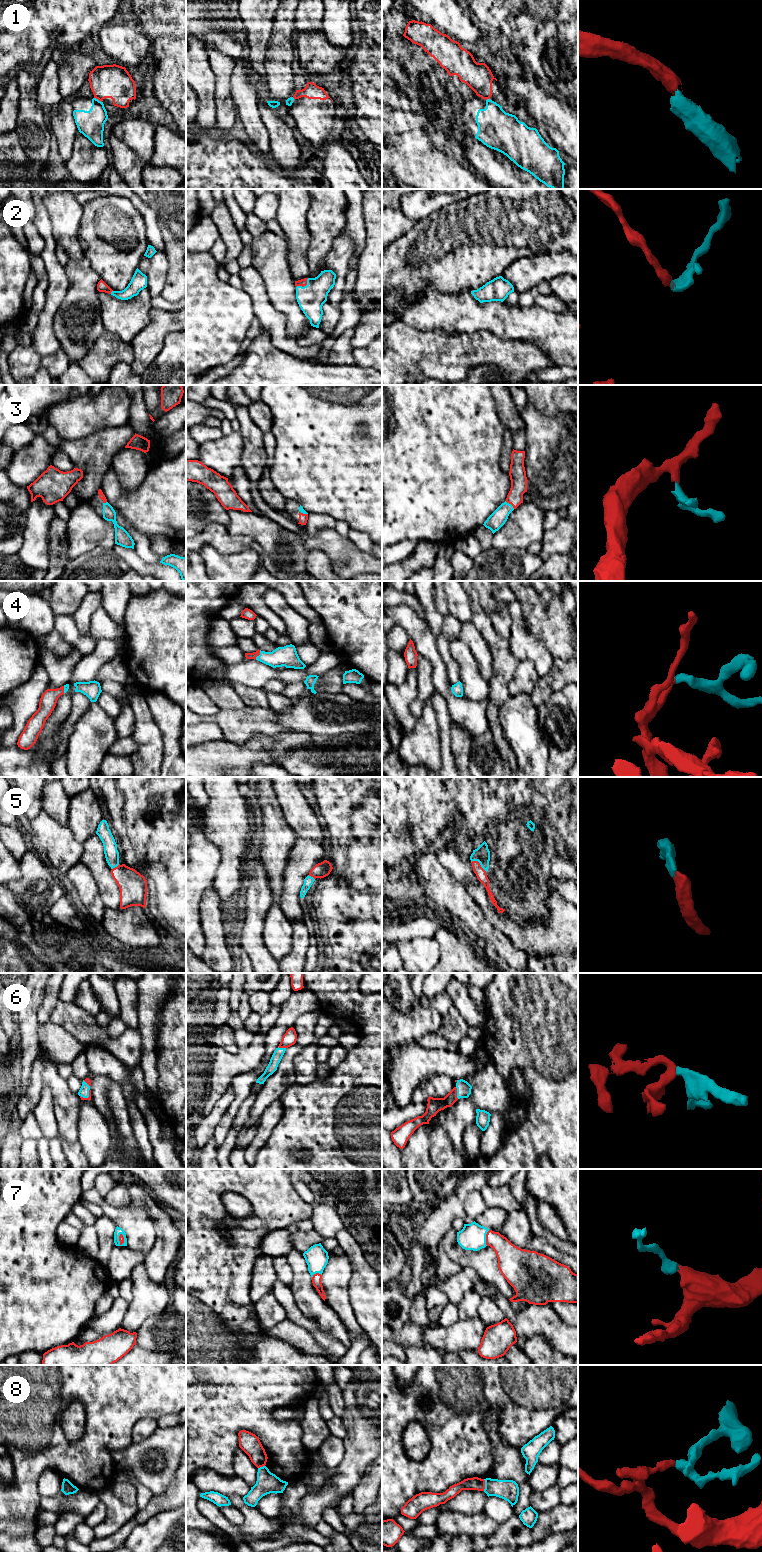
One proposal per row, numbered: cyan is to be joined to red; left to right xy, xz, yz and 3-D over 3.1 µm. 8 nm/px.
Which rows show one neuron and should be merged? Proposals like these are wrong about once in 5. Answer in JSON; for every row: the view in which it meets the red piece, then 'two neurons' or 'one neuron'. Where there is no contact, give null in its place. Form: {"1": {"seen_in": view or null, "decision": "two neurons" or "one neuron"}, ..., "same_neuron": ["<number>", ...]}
{"1": {"seen_in": "xy", "decision": "two neurons"}, "2": {"seen_in": "xz", "decision": "one neuron"}, "3": {"seen_in": "yz", "decision": "one neuron"}, "4": {"seen_in": "xz", "decision": "one neuron"}, "5": {"seen_in": "yz", "decision": "one neuron"}, "6": {"seen_in": "yz", "decision": "one neuron"}, "7": {"seen_in": "yz", "decision": "one neuron"}, "8": {"seen_in": "yz", "decision": "two neurons"}, "same_neuron": ["2", "3", "4", "5", "6", "7"]}

